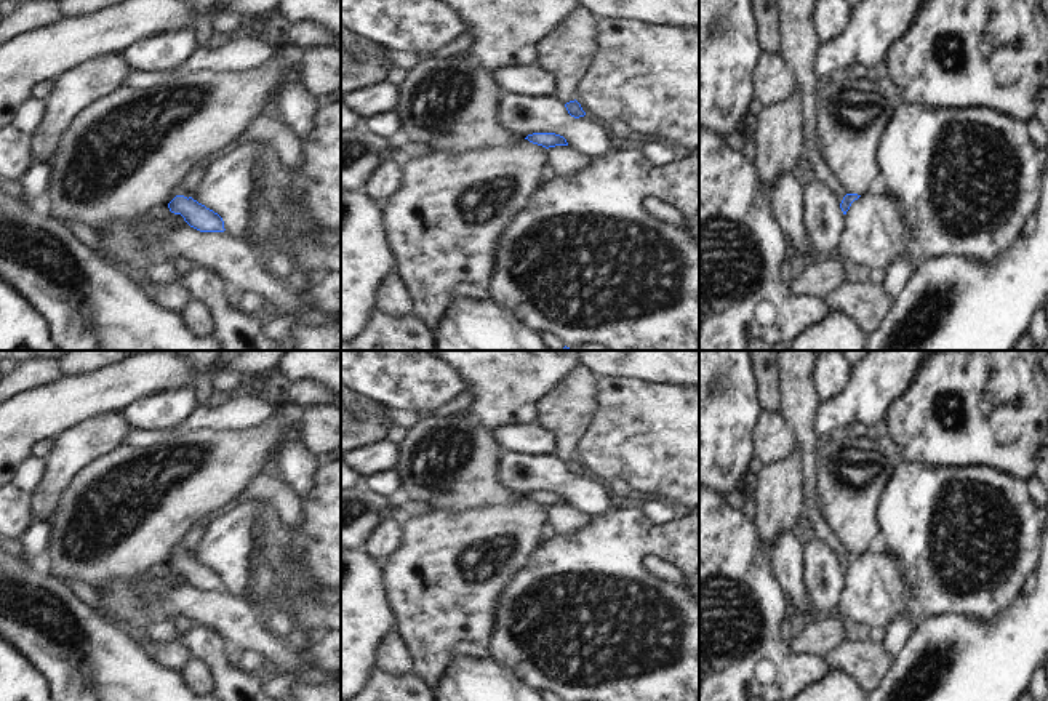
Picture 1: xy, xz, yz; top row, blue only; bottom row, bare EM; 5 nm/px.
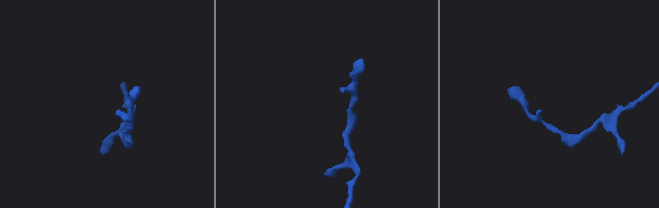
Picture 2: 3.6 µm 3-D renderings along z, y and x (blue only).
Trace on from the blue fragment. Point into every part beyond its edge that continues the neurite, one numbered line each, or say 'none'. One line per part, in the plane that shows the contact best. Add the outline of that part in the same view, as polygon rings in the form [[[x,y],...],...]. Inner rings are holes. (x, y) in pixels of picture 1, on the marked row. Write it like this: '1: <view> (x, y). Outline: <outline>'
1: xy (178, 189). Outline: [[[179,181],[178,184],[173,186],[173,189],[168,194],[166,202],[170,203],[176,195],[184,195],[184,197],[190,197],[189,190],[182,186],[182,182]]]

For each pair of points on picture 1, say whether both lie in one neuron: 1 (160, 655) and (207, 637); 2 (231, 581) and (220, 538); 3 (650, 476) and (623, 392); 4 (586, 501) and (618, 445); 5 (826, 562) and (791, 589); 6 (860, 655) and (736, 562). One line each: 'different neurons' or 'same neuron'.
1: different neurons
2: same neuron
3: same neuron
4: different neurons
5: different neurons
6: different neurons

